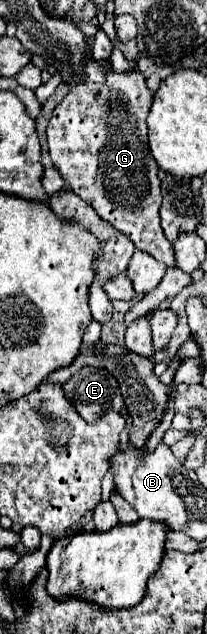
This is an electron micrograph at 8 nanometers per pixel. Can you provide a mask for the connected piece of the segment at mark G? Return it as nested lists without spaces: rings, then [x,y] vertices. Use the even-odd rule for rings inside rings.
[[[89,59],[85,64],[85,81],[83,81],[81,85],[71,87],[71,91],[65,95],[65,99],[55,107],[53,117],[51,117],[51,121],[49,121],[49,125],[47,125],[47,141],[49,141],[51,159],[53,159],[55,167],[59,169],[59,173],[63,175],[63,179],[65,179],[65,183],[67,183],[67,189],[71,189],[73,193],[77,193],[77,195],[79,195],[81,199],[85,199],[87,203],[91,203],[93,209],[99,213],[99,217],[103,217],[103,219],[109,221],[115,229],[119,229],[121,233],[125,233],[125,235],[135,243],[137,249],[141,249],[141,251],[153,255],[157,261],[163,261],[167,267],[175,267],[173,245],[167,241],[167,237],[165,237],[165,233],[163,233],[163,229],[161,229],[161,225],[159,225],[159,207],[161,207],[161,187],[159,187],[159,185],[161,185],[161,181],[159,181],[159,177],[157,177],[159,167],[157,167],[157,163],[155,163],[155,159],[153,159],[153,155],[151,155],[151,151],[149,151],[147,123],[145,123],[147,113],[149,113],[149,109],[151,109],[151,101],[153,101],[153,97],[151,97],[147,85],[145,85],[145,77],[143,77],[139,71],[133,71],[133,73],[123,75],[123,73],[117,73],[113,67],[103,67],[103,65],[99,65],[97,61]]]

